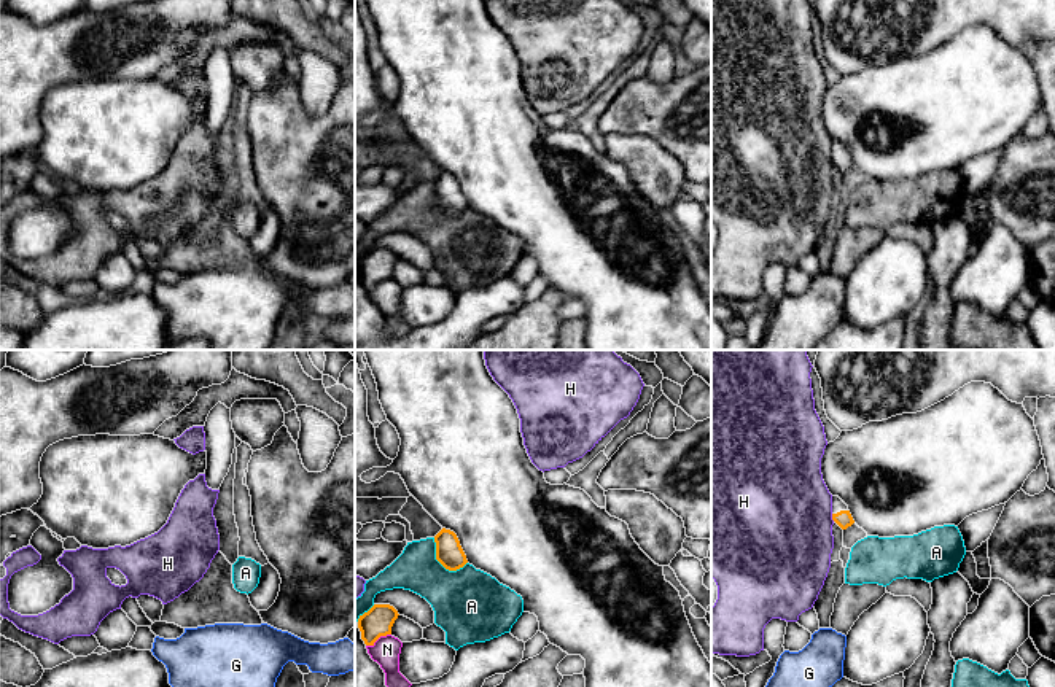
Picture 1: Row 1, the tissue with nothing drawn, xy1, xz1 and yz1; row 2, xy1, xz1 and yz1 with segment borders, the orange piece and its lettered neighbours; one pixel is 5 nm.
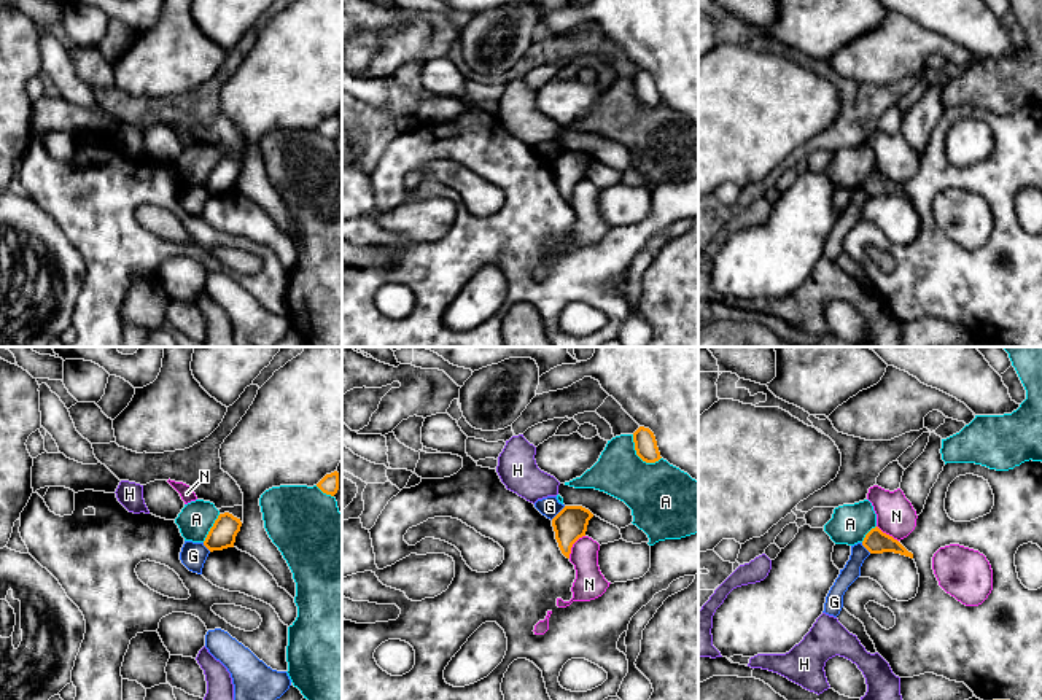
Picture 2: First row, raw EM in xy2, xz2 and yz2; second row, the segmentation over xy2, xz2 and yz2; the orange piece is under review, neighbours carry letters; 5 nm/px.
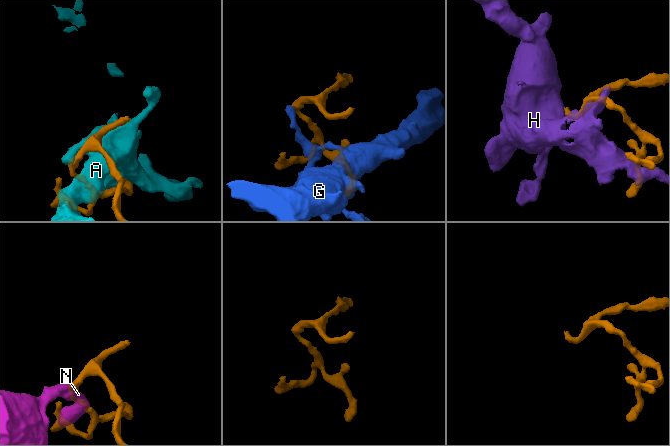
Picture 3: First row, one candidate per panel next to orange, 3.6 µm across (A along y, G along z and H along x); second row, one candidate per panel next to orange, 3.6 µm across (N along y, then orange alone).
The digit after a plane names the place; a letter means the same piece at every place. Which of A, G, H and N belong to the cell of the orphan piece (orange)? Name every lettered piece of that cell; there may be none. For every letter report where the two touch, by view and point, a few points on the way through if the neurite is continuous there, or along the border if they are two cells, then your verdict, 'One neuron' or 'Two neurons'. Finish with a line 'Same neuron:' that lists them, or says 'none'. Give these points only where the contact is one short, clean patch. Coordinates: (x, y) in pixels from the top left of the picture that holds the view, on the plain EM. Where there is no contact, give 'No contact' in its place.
A: Touches orange at xz1 (441, 207). Two neurons
G: Touches orange at xz2 (559, 156). Boundary: xz2 (565, 150), (551, 163). Two neurons
H: Touches orange at yz1 (833, 161). Boundary: yz1 (831, 158), (834, 164). Two neurons
N: Touches orange at xz2 (571, 190). Boundary: xz2 (584, 178), (573, 188), (568, 201). Two neurons
Same neuron: none

